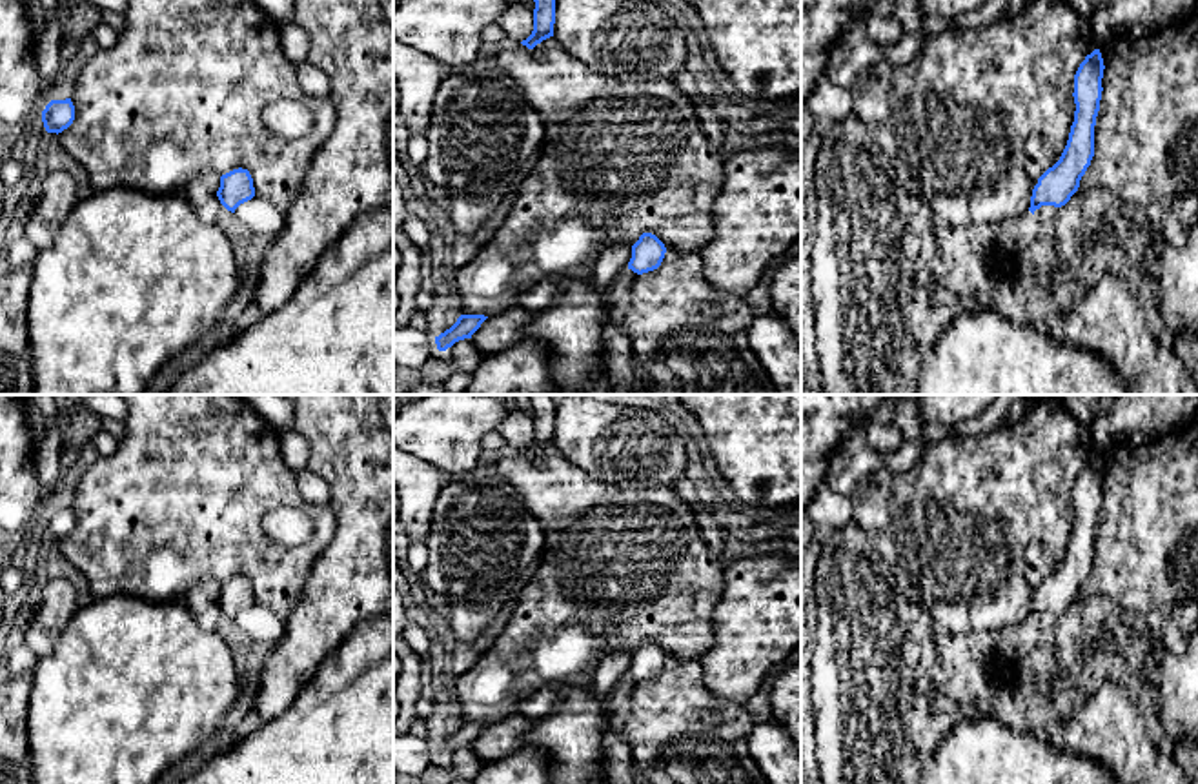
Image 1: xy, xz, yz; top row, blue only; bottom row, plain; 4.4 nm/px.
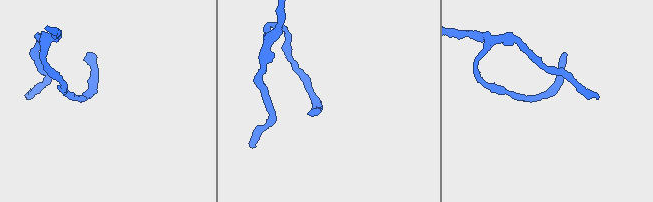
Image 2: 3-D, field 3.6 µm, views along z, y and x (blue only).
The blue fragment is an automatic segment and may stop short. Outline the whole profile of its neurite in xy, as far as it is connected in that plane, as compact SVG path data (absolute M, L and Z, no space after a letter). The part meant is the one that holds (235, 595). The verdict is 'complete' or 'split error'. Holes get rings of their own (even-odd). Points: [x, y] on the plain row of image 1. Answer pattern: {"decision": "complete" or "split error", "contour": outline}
{"decision": "complete", "contour": "M233 577L220 584L217 598L220 611L235 620L235 617L255 604L253 586L248 577Z"}

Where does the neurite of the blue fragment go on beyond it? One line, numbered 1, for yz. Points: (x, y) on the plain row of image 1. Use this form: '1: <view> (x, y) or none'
1: none

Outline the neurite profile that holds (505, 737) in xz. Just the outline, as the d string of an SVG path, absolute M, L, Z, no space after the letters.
M513 713L499 722L488 724L472 742L475 755L484 762L504 759L524 746L524 735L533 729L535 720Z

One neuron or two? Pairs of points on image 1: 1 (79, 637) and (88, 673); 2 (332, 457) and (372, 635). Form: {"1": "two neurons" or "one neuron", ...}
{"1": "one neuron", "2": "two neurons"}

